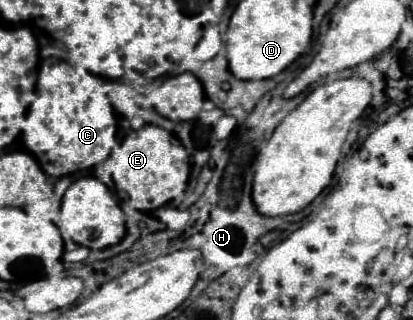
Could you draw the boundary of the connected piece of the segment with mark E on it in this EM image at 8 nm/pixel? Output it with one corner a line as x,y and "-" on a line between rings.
145,125
117,141
117,147
109,155
103,181
109,185
119,203
125,201
133,209
151,211
181,195
187,185
187,175
189,153
185,147
175,143
171,133
163,127

